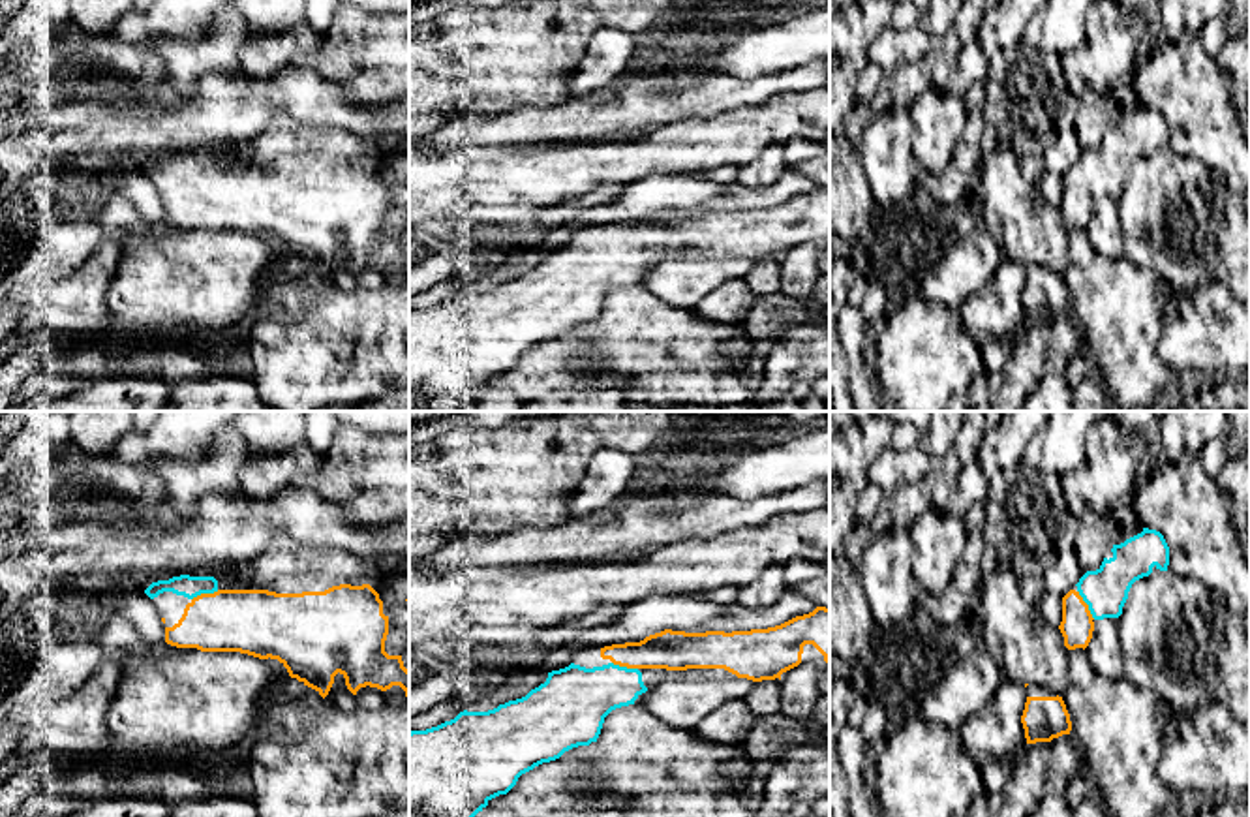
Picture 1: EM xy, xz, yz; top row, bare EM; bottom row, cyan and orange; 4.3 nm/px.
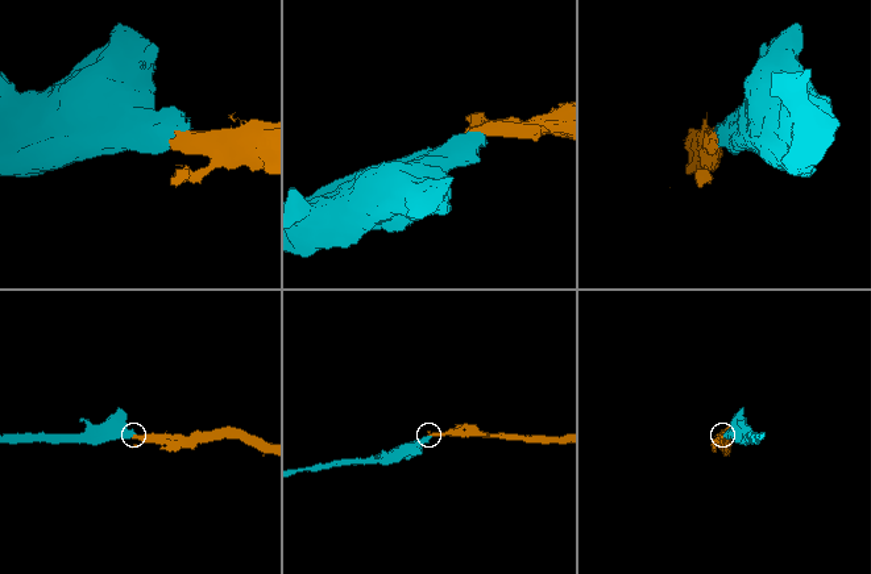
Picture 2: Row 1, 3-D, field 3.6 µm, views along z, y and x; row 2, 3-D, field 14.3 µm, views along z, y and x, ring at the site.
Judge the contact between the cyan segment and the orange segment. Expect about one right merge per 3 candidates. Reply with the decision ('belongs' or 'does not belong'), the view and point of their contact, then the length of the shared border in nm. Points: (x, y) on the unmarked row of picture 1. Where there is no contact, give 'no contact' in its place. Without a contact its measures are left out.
belongs | yz (1087, 183) | 150 nm

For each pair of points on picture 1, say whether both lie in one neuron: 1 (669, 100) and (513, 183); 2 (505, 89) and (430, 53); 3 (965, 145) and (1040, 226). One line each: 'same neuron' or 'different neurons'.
1: different neurons
2: same neuron
3: different neurons

